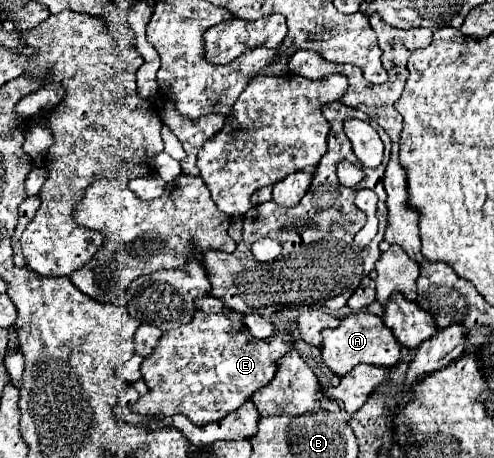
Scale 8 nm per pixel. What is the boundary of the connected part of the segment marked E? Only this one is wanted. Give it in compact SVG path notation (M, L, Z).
M196 310L194 318L188 324L164 332L152 354L144 358L140 370L148 386L148 394L142 396L132 406L132 410L140 414L156 414L156 416L184 414L196 426L204 426L214 420L220 420L228 412L242 406L246 398L250 398L256 390L270 384L270 380L278 372L278 360L284 354L288 354L294 348L294 344L296 340L286 330L276 332L266 340L260 340L254 338L242 322L230 322L224 314L204 314Z

